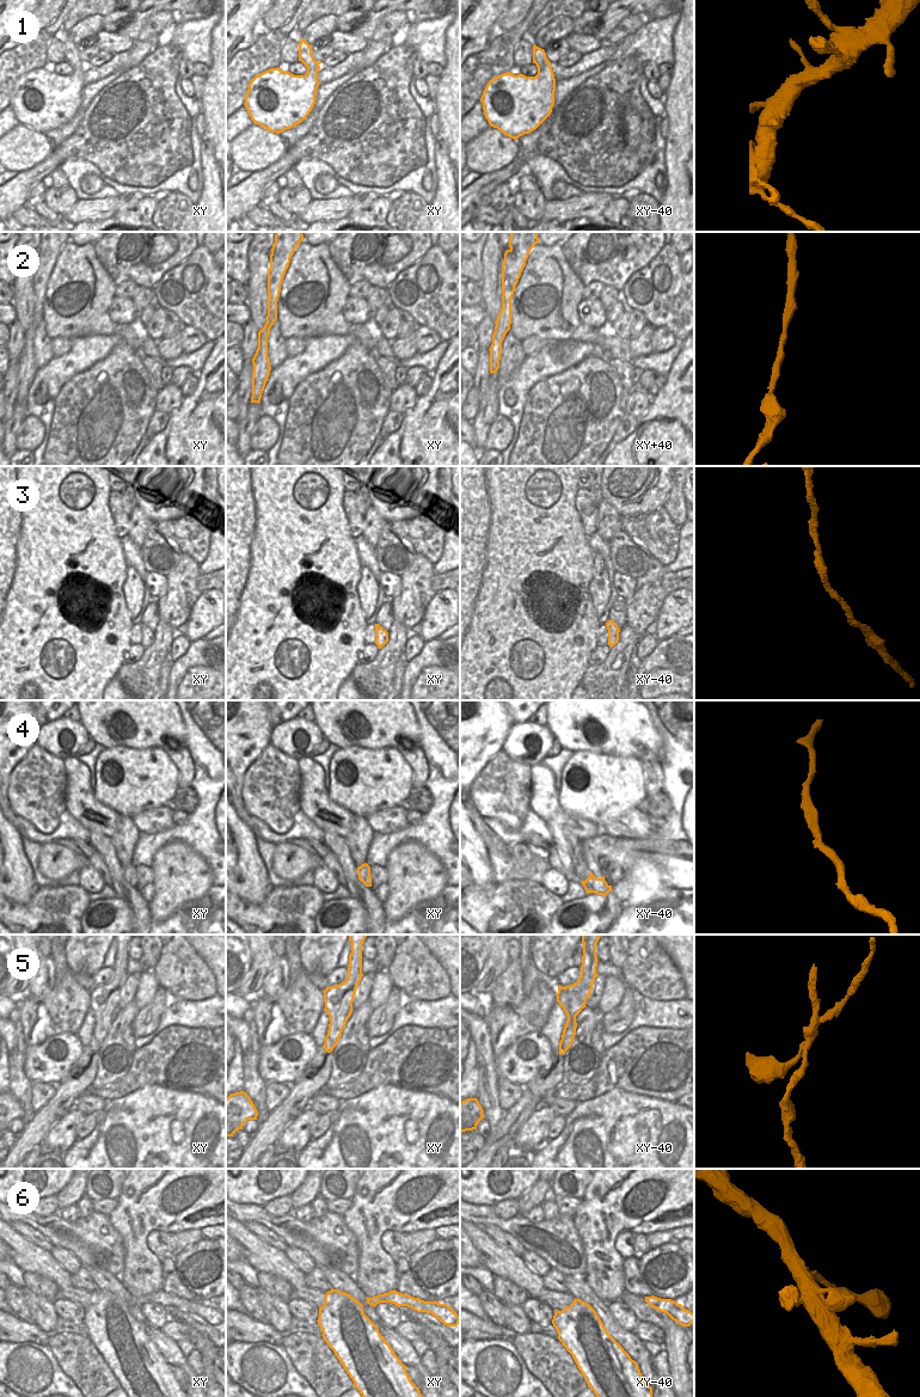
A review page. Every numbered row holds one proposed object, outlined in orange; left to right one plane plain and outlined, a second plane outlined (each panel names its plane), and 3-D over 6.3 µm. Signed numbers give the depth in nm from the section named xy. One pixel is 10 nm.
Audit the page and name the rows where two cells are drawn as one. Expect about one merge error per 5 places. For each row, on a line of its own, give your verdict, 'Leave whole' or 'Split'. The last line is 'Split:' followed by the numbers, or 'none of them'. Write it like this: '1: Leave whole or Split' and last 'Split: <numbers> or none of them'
1: Leave whole
2: Leave whole
3: Leave whole
4: Leave whole
5: Split
6: Leave whole
Split: 5

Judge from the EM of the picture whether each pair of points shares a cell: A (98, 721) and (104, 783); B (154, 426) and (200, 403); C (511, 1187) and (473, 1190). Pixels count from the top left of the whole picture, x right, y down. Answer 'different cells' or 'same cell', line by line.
A: different cells
B: different cells
C: same cell

